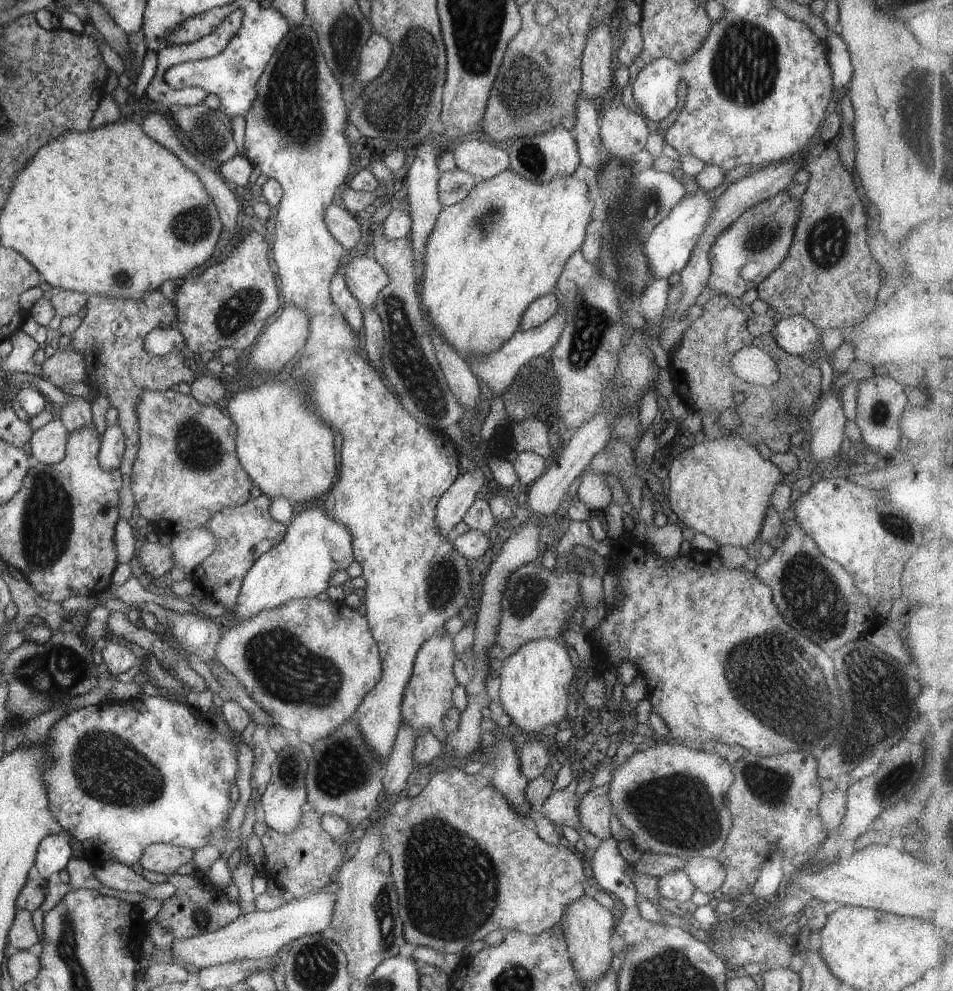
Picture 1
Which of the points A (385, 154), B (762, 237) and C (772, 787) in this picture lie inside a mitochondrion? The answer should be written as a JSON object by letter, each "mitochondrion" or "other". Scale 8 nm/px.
{"A":"other","B":"mitochondrion","C":"mitochondrion"}

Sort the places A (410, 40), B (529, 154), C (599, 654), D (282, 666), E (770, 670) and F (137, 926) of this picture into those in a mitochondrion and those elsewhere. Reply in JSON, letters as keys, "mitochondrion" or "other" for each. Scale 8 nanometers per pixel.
{"A":"mitochondrion","B":"mitochondrion","C":"other","D":"mitochondrion","E":"mitochondrion","F":"other"}

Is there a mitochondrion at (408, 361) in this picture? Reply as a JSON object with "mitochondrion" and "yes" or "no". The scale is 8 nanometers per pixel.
{"mitochondrion":"yes"}

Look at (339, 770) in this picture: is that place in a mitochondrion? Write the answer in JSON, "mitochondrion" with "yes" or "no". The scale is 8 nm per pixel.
{"mitochondrion":"yes"}

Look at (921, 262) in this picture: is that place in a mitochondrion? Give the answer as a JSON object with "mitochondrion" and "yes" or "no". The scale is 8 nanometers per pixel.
{"mitochondrion":"no"}

